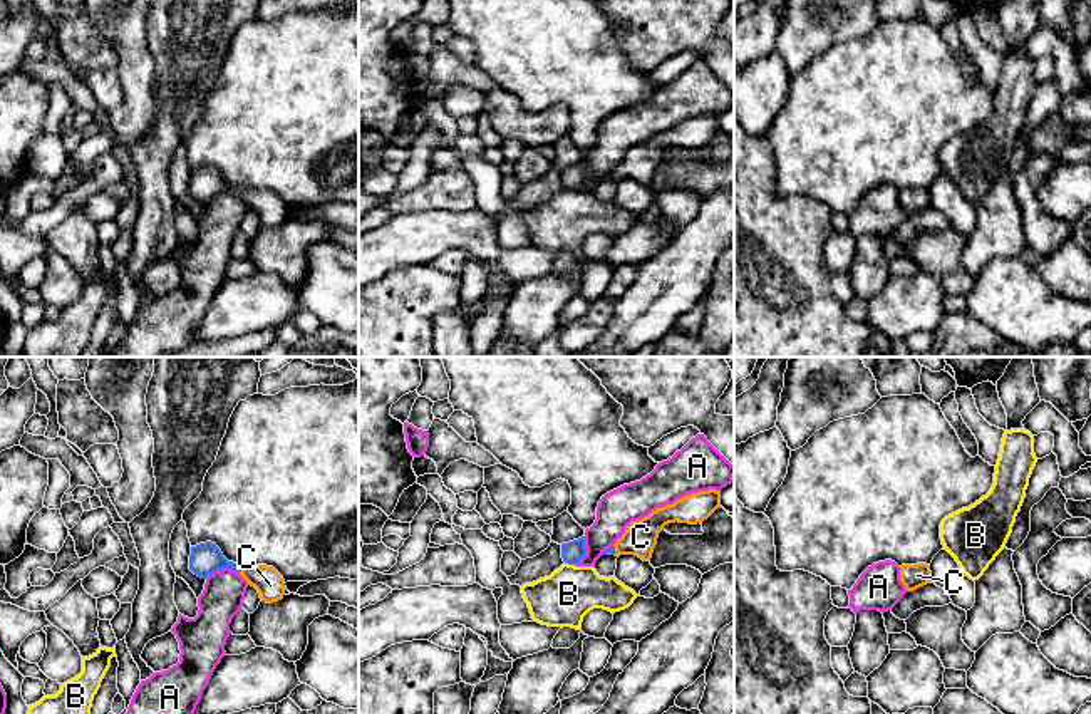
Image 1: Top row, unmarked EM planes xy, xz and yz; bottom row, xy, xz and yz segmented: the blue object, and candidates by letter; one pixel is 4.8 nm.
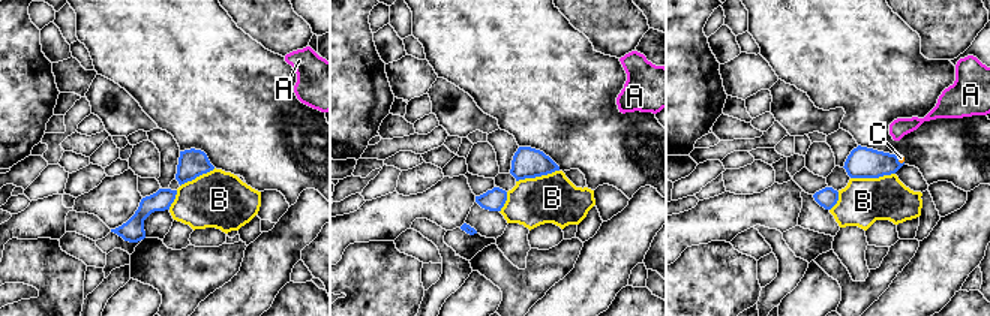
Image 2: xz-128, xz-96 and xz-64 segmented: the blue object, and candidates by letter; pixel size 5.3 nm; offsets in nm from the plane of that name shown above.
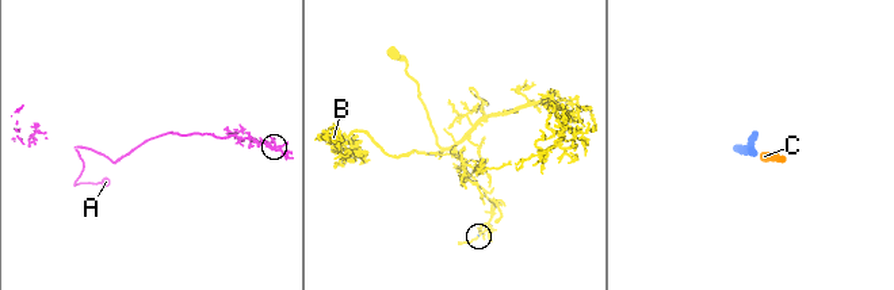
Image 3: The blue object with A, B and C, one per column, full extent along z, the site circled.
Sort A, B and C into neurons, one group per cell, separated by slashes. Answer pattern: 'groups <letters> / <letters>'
groups A / B / C

